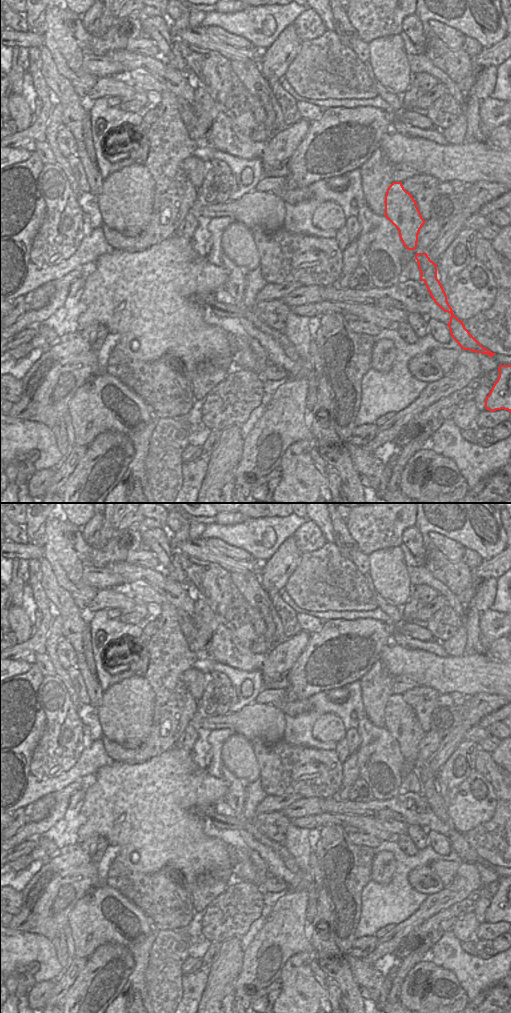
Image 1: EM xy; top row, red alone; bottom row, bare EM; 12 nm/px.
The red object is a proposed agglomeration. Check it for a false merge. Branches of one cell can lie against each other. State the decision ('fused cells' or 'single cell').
single cell

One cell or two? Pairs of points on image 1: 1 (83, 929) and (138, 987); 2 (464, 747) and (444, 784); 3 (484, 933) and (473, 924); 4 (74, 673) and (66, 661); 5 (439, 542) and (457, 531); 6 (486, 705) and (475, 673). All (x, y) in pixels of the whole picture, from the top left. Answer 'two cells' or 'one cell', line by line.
1: one cell
2: one cell
3: two cells
4: two cells
5: two cells
6: two cells

